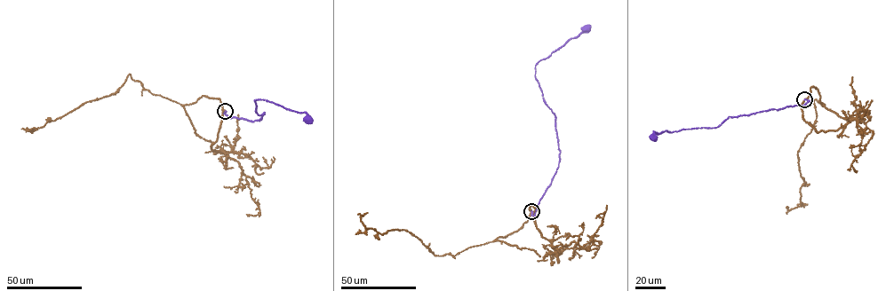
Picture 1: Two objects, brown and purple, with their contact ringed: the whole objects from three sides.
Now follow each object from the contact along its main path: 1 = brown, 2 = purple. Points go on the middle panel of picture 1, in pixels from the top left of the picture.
1: (531, 211), (522, 226), (504, 237), (437, 255), (403, 230), (381, 234), (365, 228), (361, 217), (368, 212)
2: (531, 211), (533, 215), (551, 184), (560, 152), (555, 118), (544, 100), (535, 66), (586, 29)

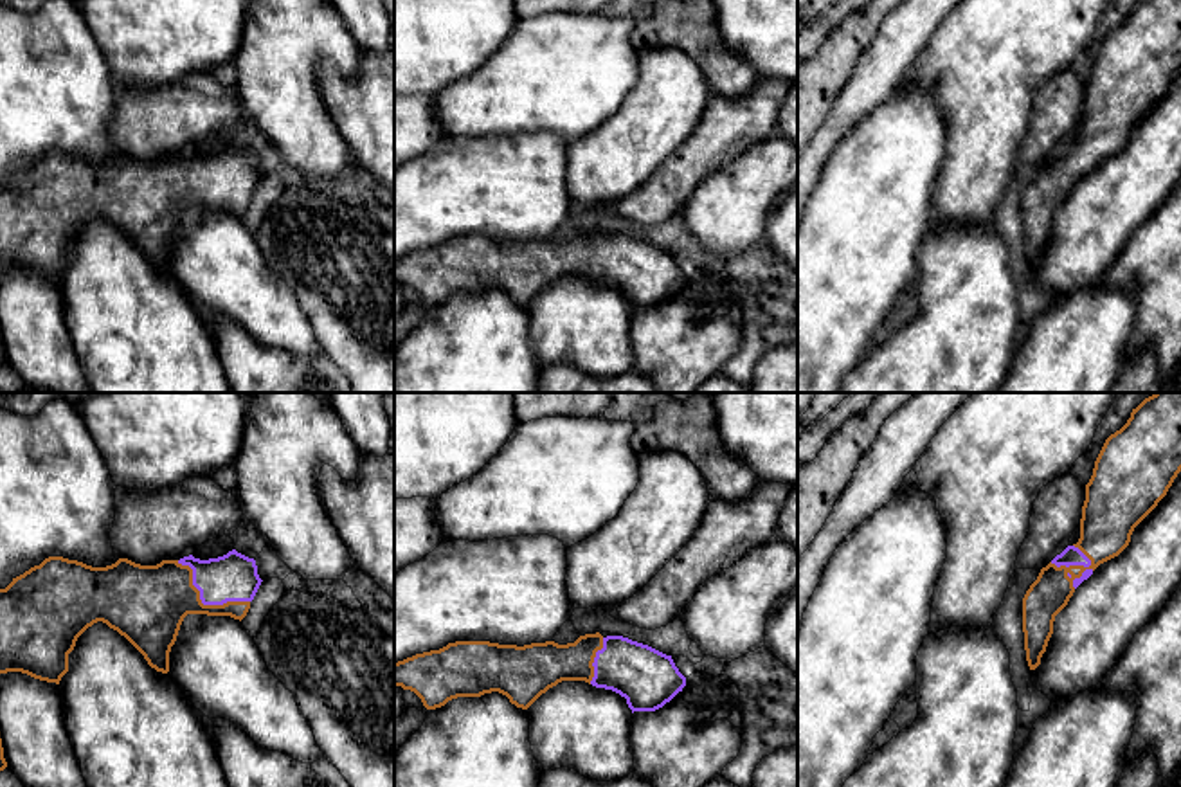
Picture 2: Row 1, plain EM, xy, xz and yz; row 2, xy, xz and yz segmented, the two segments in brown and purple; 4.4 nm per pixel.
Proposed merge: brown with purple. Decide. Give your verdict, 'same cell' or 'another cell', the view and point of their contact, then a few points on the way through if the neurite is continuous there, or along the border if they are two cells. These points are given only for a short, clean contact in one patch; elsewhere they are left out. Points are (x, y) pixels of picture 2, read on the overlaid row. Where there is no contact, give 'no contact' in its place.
same cell | yz (1072, 566)

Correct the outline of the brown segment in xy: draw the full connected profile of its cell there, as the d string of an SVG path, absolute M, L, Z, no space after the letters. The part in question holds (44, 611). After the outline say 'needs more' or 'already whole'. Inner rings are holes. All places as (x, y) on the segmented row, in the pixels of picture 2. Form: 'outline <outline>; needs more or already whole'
outline M236 549L218 558L200 560L189 555L157 565L119 558L112 565L92 567L49 556L0 589L0 674L22 672L59 684L77 638L97 621L124 636L151 668L167 674L169 652L187 614L241 621L261 582L256 560Z; needs more

